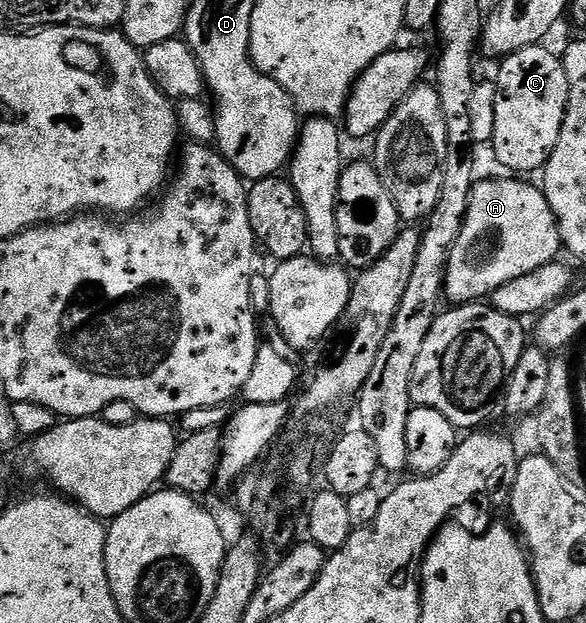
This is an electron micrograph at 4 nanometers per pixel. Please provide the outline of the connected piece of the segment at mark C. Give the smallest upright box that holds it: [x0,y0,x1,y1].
[490,45,569,173]

